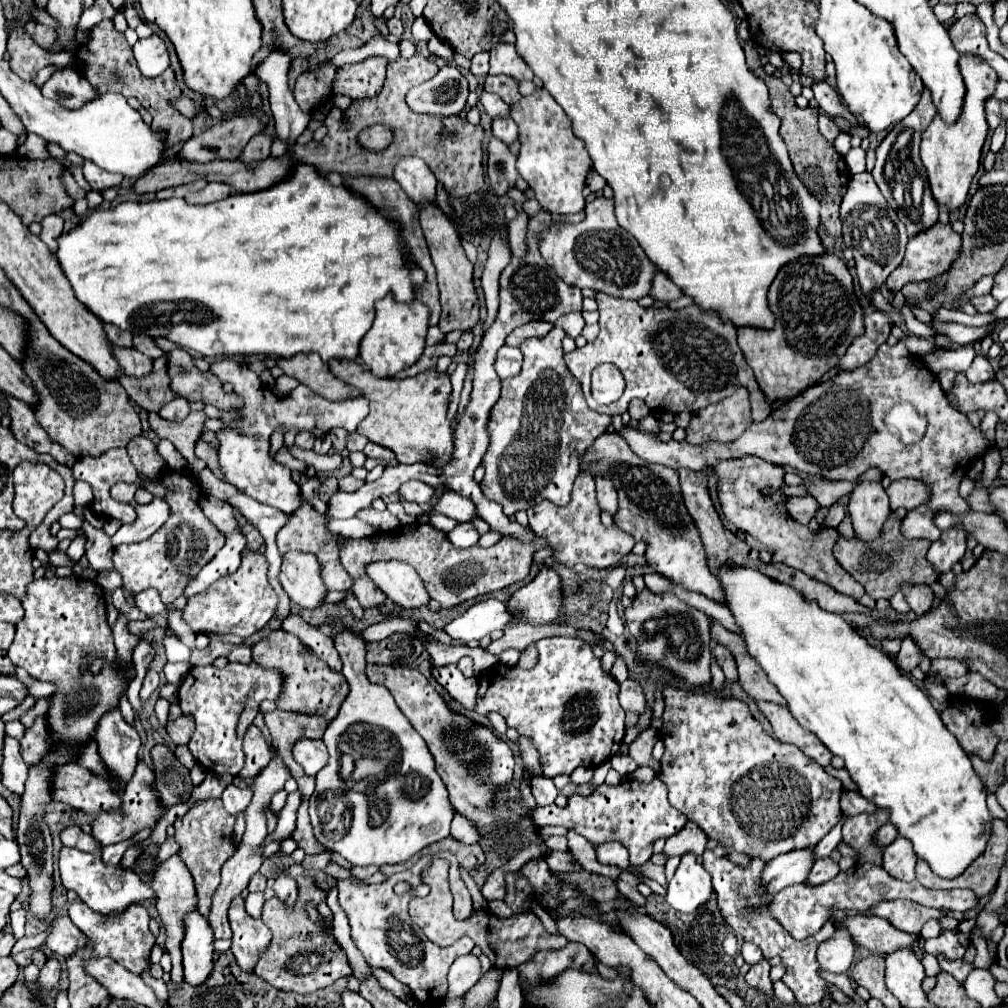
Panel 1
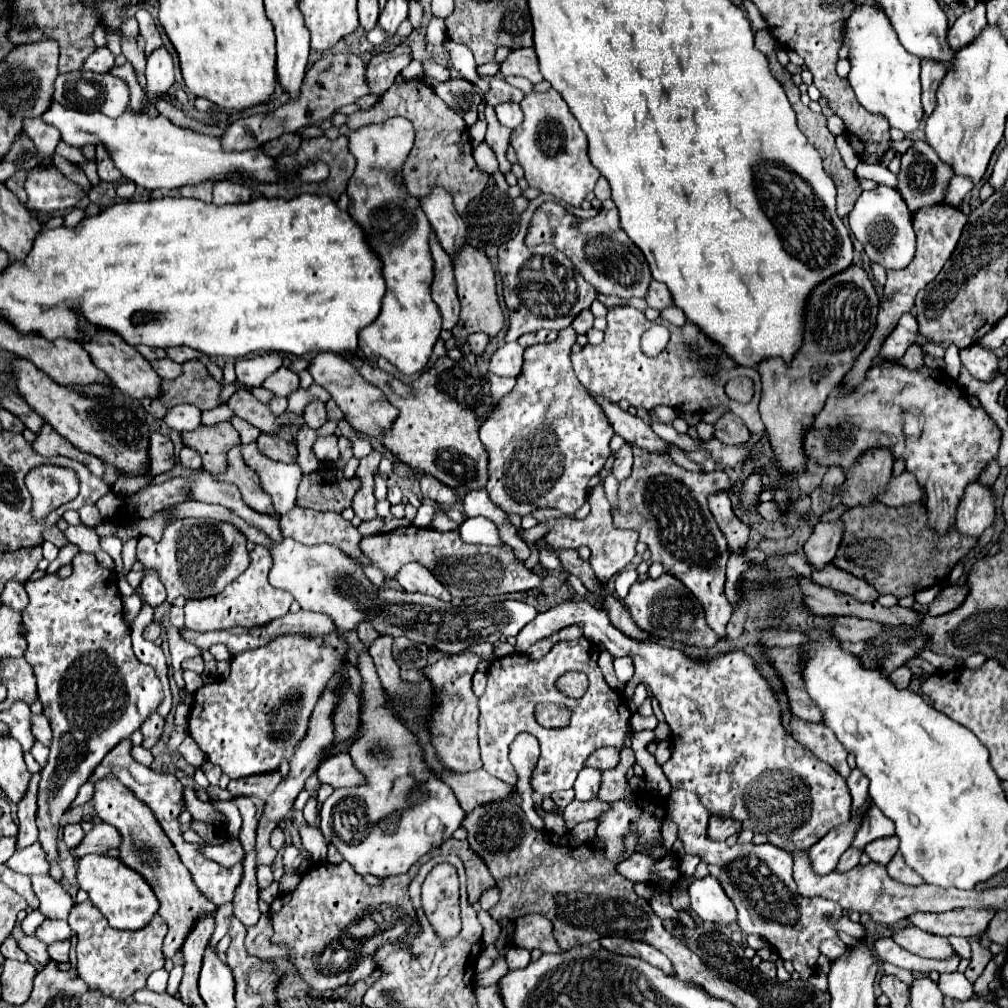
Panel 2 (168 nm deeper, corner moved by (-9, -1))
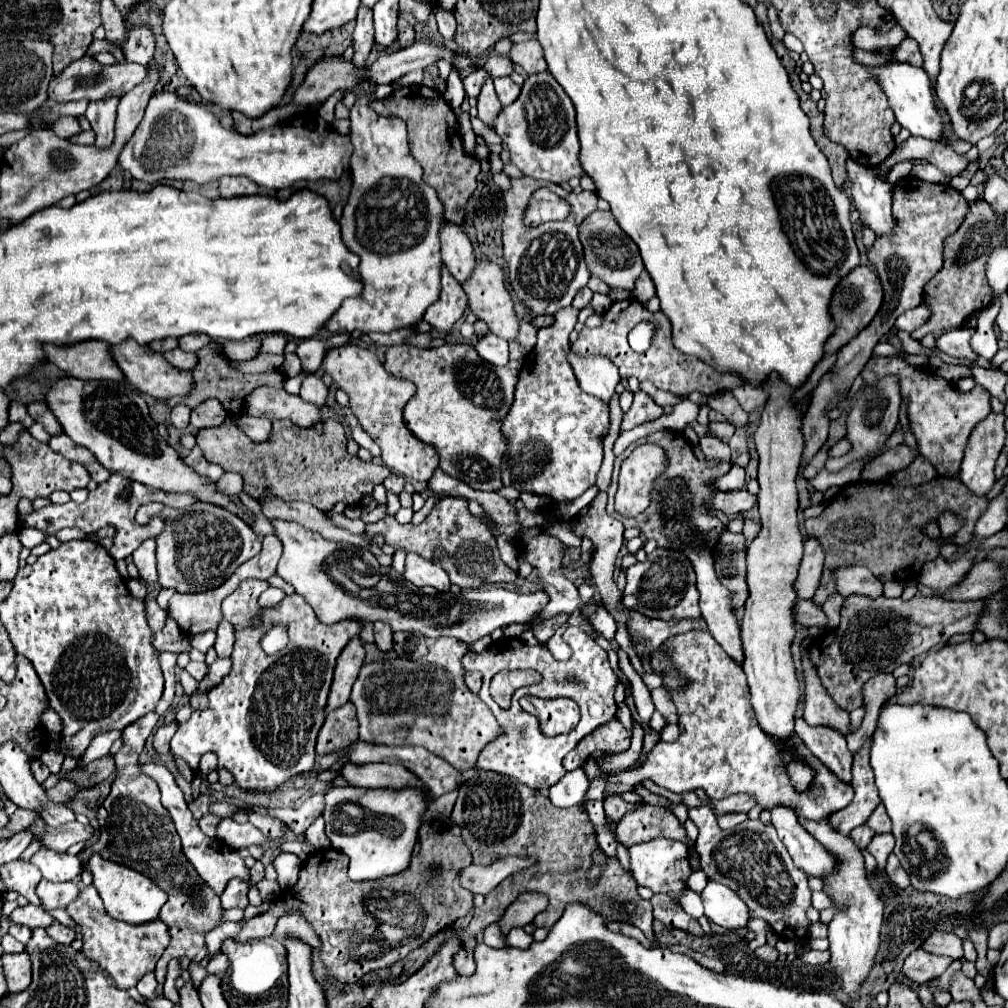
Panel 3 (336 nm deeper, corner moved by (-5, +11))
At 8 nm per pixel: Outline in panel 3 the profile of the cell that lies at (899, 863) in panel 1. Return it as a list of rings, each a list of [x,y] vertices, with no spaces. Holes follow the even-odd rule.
[[[894,853],[888,857],[886,873],[888,873],[888,879],[890,879],[890,883],[892,883],[894,887],[898,887],[898,889],[906,889],[906,887],[910,887],[910,877],[908,877],[908,873],[900,867],[898,857],[896,857]]]

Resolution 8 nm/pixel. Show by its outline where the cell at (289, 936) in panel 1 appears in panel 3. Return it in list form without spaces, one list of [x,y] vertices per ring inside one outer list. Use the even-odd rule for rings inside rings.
[[[436,819],[426,821],[420,827],[420,851],[412,859],[412,865],[408,867],[408,871],[402,871],[400,875],[392,875],[392,877],[376,879],[376,881],[352,881],[346,875],[348,857],[342,851],[334,851],[334,853],[332,851],[314,851],[314,853],[310,853],[304,867],[300,869],[300,877],[298,877],[296,885],[292,889],[284,891],[266,913],[252,917],[242,927],[242,931],[236,939],[246,943],[246,941],[269,937],[273,934],[278,919],[282,915],[298,913],[310,925],[314,925],[314,931],[318,933],[318,937],[322,941],[322,951],[320,951],[322,961],[326,959],[324,963],[330,967],[328,961],[332,961],[332,965],[336,965],[334,959],[338,957],[340,973],[334,973],[334,975],[340,975],[340,977],[336,977],[336,979],[354,983],[362,975],[388,967],[394,961],[402,959],[412,949],[422,945],[430,935],[442,931],[444,927],[450,927],[456,919],[464,917],[472,909],[472,893],[468,889],[460,887],[460,871],[468,865],[472,865],[472,855],[470,855],[468,847],[464,845],[464,841],[460,837],[452,835],[452,831],[448,829],[446,823],[436,821]],[[430,865],[442,867],[442,873],[432,883],[436,887],[436,895],[434,895],[434,887],[426,885],[428,883],[426,871]],[[368,905],[384,905],[384,913],[394,913],[394,917],[400,917],[400,913],[414,913],[414,925],[410,923],[406,937],[398,935],[396,947],[388,949],[386,943],[378,939],[376,929],[380,927],[380,923],[374,923],[378,919],[372,913],[368,913],[368,909],[366,909]]]

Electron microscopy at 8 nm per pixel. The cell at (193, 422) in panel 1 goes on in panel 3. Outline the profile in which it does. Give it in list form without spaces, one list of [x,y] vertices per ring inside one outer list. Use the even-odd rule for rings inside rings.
[[[228,415],[222,425],[200,429],[196,433],[196,441],[198,441],[198,447],[202,449],[202,453],[206,455],[208,461],[220,465],[224,471],[240,473],[244,477],[244,491],[250,493],[254,499],[262,497],[264,489],[270,489],[276,497],[280,497],[284,501],[306,501],[306,503],[312,503],[314,507],[322,509],[322,511],[332,509],[338,501],[344,501],[348,505],[358,505],[362,495],[372,493],[374,485],[382,483],[390,475],[388,467],[374,465],[374,463],[364,463],[358,457],[350,457],[346,453],[348,439],[346,439],[344,427],[336,419],[328,419],[324,423],[324,433],[322,435],[318,435],[316,431],[310,431],[310,429],[296,427],[294,423],[288,423],[288,421],[274,421],[274,429],[272,429],[270,439],[264,441],[264,443],[254,443],[238,427],[236,417]]]

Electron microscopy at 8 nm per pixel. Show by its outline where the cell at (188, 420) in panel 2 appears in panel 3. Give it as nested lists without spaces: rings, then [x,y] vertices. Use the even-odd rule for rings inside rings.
[[[176,405],[172,409],[172,425],[176,429],[186,429],[188,427],[188,419],[190,419],[190,407],[188,405]]]

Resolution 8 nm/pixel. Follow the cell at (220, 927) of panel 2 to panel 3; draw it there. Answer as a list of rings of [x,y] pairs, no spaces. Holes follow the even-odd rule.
[[[191,961],[188,971],[190,972],[194,986],[198,990],[204,977],[207,975],[206,969],[202,967],[199,962]]]

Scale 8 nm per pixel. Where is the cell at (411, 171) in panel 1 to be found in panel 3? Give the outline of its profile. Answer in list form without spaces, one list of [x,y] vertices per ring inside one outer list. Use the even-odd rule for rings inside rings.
[[[442,223],[440,227],[440,245],[442,245],[442,261],[456,277],[458,283],[464,283],[474,269],[474,251],[472,243],[456,223]]]

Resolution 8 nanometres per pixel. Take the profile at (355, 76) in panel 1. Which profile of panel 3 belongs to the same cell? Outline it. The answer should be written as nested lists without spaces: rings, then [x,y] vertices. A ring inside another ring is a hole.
[[[400,17],[400,23],[398,23],[398,45],[400,45],[400,49],[404,49],[404,47],[408,47],[412,43],[414,43],[414,27],[406,17]]]

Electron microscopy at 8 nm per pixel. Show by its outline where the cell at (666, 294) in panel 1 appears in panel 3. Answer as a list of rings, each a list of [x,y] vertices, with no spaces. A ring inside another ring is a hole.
[[[646,271],[640,273],[632,295],[634,295],[640,303],[646,303],[648,299],[652,299],[652,297],[656,295],[656,287],[654,287],[654,283],[652,283],[652,279],[650,279],[650,275],[648,275]]]

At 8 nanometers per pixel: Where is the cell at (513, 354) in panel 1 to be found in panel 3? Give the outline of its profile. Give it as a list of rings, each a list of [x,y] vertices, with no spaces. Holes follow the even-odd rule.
[[[494,333],[484,335],[476,343],[476,351],[480,357],[492,365],[506,365],[508,363],[508,341],[496,337]]]

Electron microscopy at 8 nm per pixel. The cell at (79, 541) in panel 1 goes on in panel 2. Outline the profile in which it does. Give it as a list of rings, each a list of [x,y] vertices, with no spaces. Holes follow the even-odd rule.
[[[76,553],[72,559],[72,575],[60,578],[57,574],[46,574],[42,579],[26,581],[26,593],[30,597],[26,609],[22,609],[22,629],[28,641],[24,659],[32,665],[38,679],[38,695],[48,717],[54,739],[50,745],[48,765],[40,771],[42,781],[38,789],[38,827],[40,845],[48,853],[52,863],[52,877],[60,881],[62,869],[58,865],[58,823],[60,817],[70,807],[76,791],[88,779],[88,775],[98,767],[98,763],[116,747],[120,741],[128,739],[140,725],[158,709],[164,699],[162,683],[150,665],[136,659],[130,643],[130,627],[122,617],[122,595],[118,591],[118,575],[112,569],[98,565],[92,553]]]

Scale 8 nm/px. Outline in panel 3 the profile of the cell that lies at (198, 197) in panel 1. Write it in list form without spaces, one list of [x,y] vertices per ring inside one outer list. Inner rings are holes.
[[[222,177],[218,181],[218,189],[222,197],[236,197],[236,195],[254,195],[258,193],[258,185],[248,177]]]

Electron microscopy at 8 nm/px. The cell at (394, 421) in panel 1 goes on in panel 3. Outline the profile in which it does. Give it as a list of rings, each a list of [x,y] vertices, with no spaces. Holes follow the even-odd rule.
[[[446,343],[432,349],[396,345],[384,355],[388,373],[416,385],[416,395],[404,407],[408,431],[422,443],[436,447],[440,455],[438,467],[444,473],[480,491],[498,491],[502,487],[500,461],[506,447],[500,421],[512,405],[520,367],[520,361],[510,361],[504,367],[484,363],[468,343]]]

